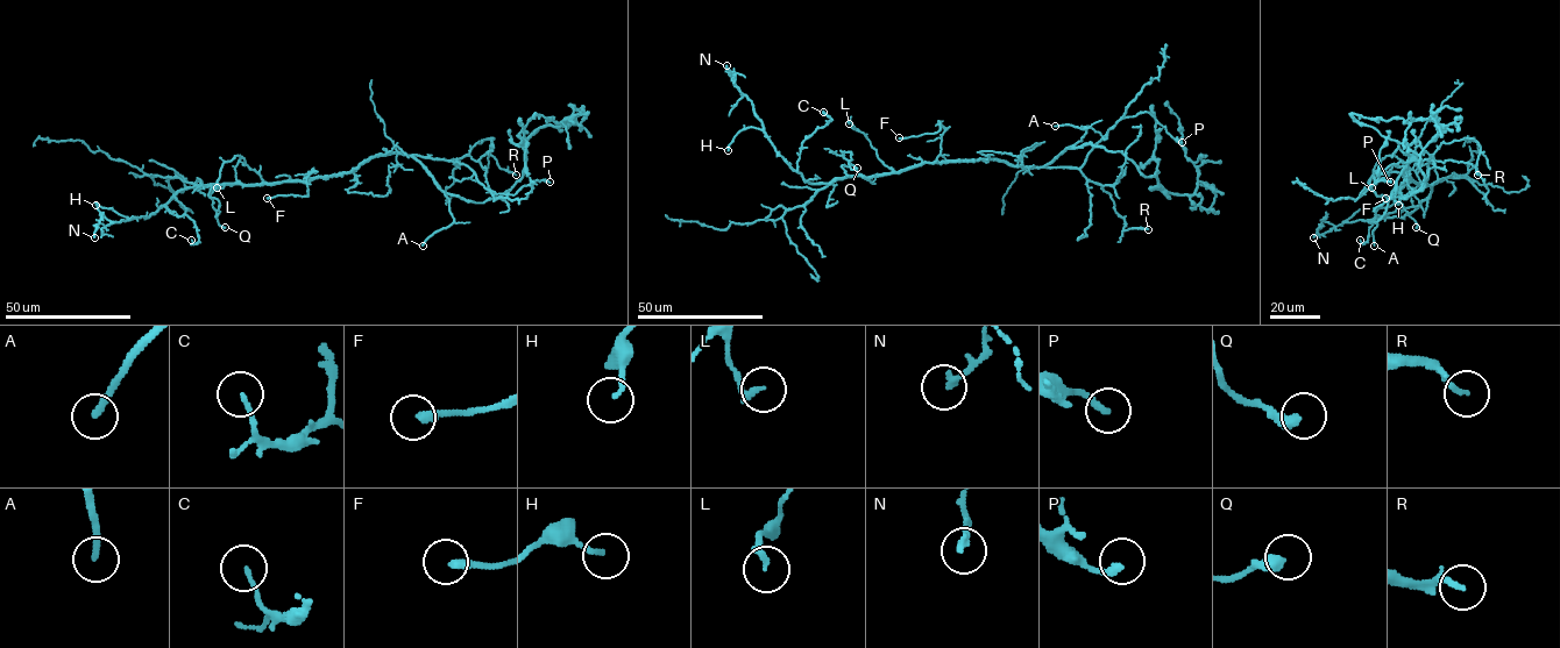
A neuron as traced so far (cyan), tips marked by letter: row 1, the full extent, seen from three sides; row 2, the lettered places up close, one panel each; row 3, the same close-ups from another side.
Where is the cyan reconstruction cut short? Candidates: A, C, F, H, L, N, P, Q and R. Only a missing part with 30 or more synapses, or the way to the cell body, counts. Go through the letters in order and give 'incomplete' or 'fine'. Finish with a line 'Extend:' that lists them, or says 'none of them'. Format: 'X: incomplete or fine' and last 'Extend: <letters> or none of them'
A: incomplete
C: fine
F: fine
H: fine
L: fine
N: fine
P: fine
Q: fine
R: fine
Extend: A

